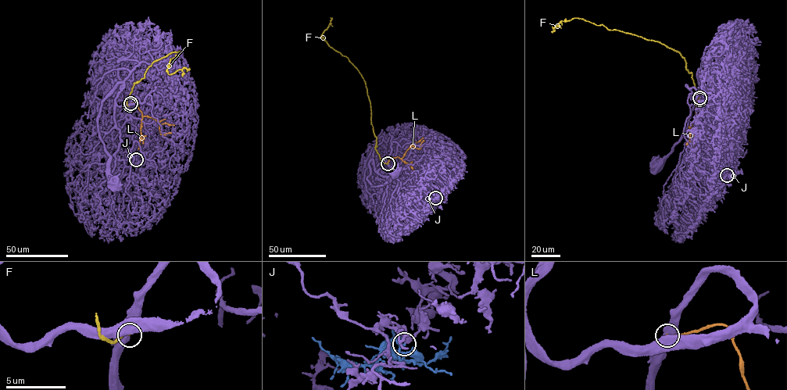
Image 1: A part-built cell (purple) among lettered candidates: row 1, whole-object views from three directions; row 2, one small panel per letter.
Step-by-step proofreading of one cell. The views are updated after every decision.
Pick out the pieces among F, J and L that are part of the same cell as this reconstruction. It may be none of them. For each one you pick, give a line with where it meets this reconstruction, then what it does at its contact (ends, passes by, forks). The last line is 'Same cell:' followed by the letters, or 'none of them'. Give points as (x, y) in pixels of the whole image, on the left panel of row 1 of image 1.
J: Touches purple at (136, 159). It ends there
Same cell: J

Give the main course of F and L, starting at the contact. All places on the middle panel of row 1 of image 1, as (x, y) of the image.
F: (388, 164), (380, 161), (375, 149), (377, 137), (363, 79), (347, 58), (320, 37), (330, 18)
L: (388, 163), (390, 157), (402, 159), (410, 146), (419, 148), (423, 141)

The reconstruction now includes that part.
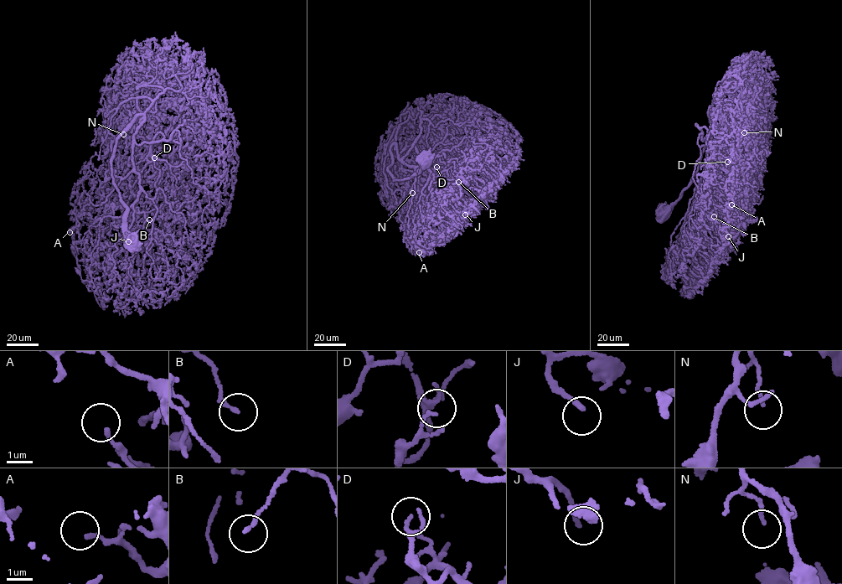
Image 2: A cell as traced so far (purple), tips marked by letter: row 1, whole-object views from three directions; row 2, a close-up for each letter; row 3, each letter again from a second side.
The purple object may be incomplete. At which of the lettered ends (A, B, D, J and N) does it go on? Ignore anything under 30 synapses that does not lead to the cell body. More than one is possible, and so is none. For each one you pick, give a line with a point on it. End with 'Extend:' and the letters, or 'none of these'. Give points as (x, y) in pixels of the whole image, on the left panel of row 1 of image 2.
J: at (128, 241)
Extend: J

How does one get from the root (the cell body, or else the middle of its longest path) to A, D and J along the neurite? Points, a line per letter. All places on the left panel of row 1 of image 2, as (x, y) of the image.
A: (129, 243), (111, 163), (116, 139), (142, 115), (132, 171), (105, 202), (83, 207), (69, 232)
D: (129, 243), (111, 163), (116, 139), (151, 104), (142, 96), (135, 131), (154, 157)
J: (129, 243), (111, 163), (116, 139), (142, 115), (132, 155), (138, 211), (128, 218), (128, 241)

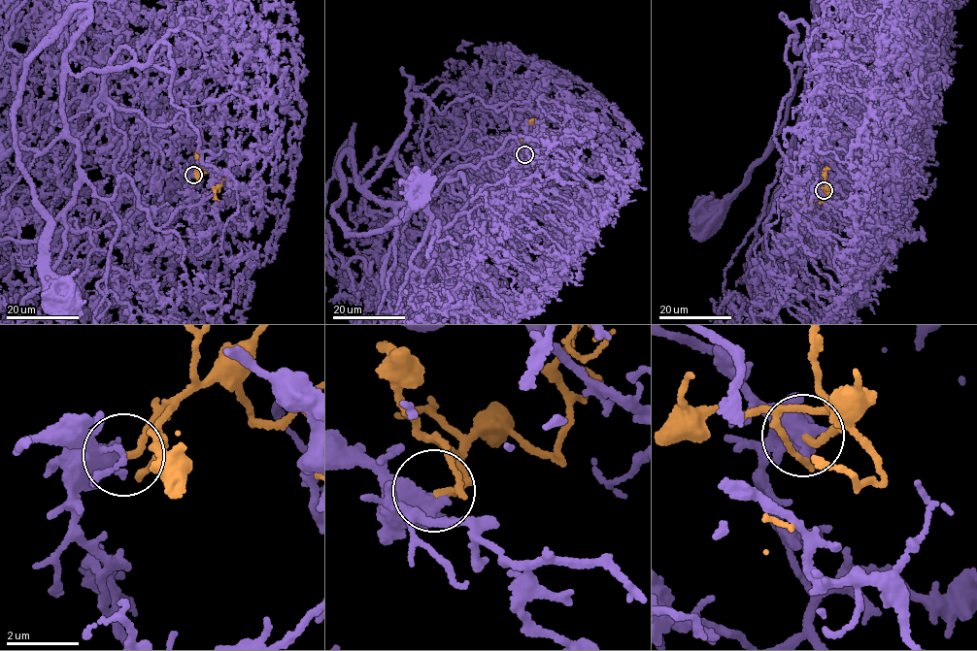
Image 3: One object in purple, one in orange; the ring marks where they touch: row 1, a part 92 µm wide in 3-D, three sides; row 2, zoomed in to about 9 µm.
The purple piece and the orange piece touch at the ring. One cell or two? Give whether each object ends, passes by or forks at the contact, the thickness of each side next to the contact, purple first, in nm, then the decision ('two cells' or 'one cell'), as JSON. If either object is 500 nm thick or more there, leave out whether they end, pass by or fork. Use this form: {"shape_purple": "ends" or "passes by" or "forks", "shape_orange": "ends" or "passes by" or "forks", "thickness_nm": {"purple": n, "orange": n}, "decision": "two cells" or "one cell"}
{"thickness_nm": {"purple": 600, "orange": 180}, "decision": "two cells"}

